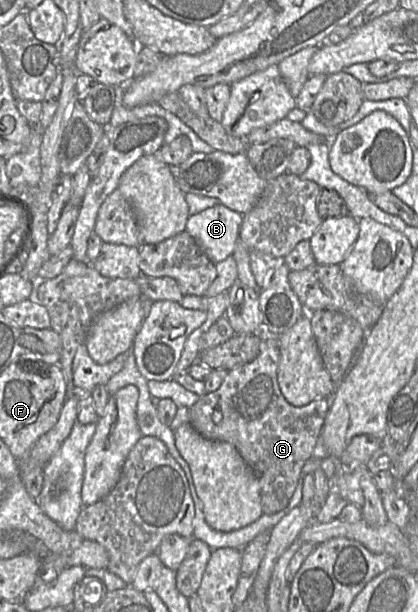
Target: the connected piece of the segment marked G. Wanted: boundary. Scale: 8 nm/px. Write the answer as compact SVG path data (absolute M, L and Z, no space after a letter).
M278 337L262 339L258 356L249 363L228 371L220 387L206 393L189 408L190 424L203 437L232 444L260 481L263 514L272 515L288 506L301 477L305 462L313 456L313 450L321 433L329 403L326 398L313 400L302 407L287 402L279 388L277 373L280 361Z

